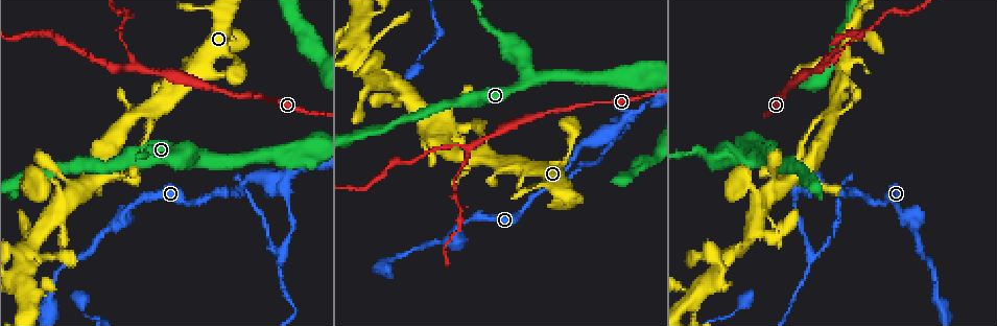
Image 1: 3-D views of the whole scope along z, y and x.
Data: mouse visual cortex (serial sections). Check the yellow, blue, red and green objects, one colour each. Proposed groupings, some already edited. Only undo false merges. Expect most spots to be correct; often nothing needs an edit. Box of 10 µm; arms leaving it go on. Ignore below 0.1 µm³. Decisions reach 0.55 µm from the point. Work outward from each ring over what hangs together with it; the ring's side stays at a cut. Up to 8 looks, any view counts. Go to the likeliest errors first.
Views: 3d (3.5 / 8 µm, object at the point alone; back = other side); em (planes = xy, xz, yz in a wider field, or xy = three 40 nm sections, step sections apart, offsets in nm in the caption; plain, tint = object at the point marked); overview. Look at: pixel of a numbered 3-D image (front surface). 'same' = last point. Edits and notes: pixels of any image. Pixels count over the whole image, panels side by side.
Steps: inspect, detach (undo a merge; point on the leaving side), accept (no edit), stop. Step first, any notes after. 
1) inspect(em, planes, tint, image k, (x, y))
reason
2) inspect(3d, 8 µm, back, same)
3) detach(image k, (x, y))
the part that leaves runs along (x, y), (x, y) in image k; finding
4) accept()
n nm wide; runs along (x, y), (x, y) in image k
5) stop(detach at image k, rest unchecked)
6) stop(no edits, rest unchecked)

inspect(3d, 3.5 µm, image 1, (468, 148))
thick turns thin

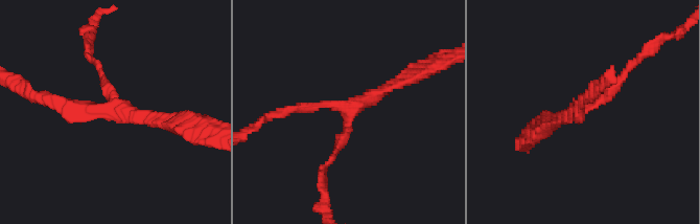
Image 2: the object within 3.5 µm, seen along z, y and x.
inspect(em, xy, step 1, tint, image 2, (117, 109))
3 arms; arms of 150, 150, 200 nm

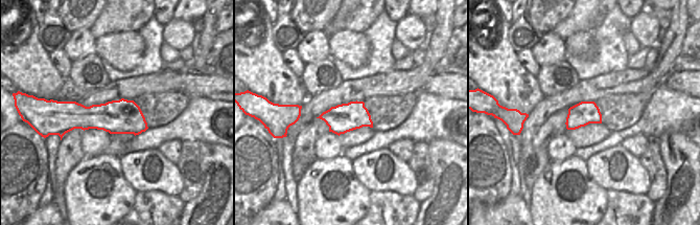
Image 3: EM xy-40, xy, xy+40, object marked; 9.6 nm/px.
accept()
280 nm wide; runs along (409, 76), (351, 107), (319, 104), (284, 112) in image 2; one cell here

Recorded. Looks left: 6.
inspect(3d, 3.5 µm, image 1, (47, 181))
narrows sharply

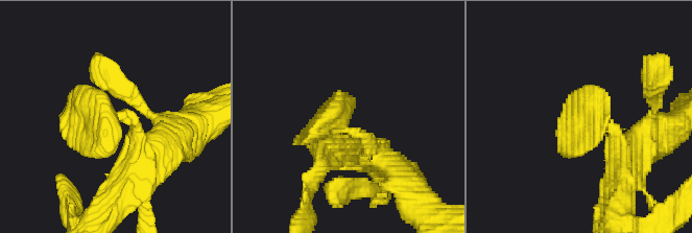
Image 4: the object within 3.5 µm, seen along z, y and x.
inspect(em, planes, tint, image 4, (349, 130))
shape alone is not enough

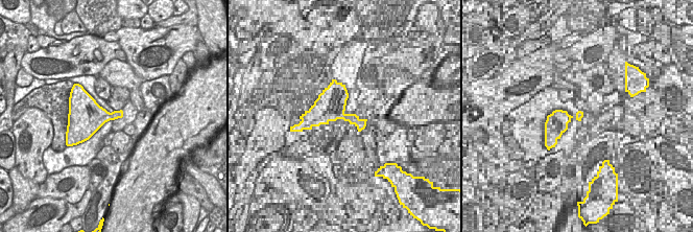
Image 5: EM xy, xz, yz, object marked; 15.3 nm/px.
accept()
runs along (152, 160), (75, 87) in image 4; all the same cell

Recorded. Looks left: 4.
inspect(3d, 3.5 µm, image 1, (916, 211))
sharp bend

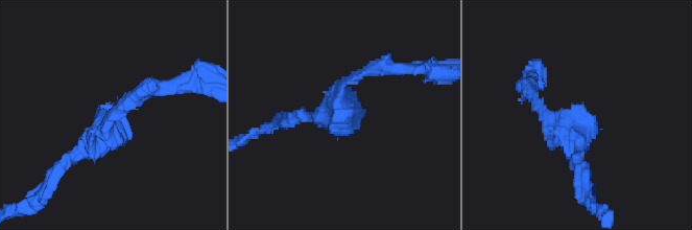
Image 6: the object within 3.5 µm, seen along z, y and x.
inspect(em, xy, step 2, tint, image 6, (336, 116))

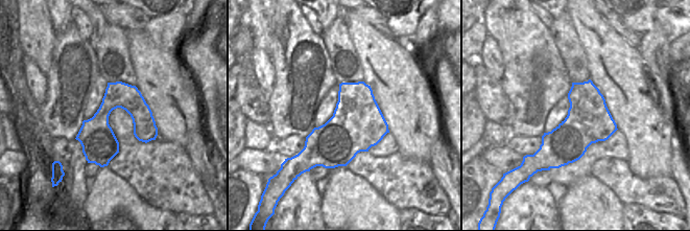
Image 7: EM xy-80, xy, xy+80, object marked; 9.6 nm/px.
accept()
runs along (139, 95), (65, 163) in image 6; continuous, no second cell

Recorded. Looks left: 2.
stop(no edits, rest unchecked)

